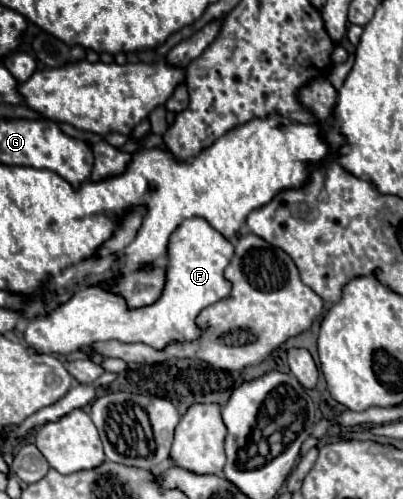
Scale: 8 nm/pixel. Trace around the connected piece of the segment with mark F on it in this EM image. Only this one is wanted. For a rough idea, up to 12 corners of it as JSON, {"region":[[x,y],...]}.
{"region":[[200,217],[170,237],[166,289],[126,309],[94,285],[24,343],[42,355],[98,341],[200,341],[196,317],[226,299],[234,245]]}

